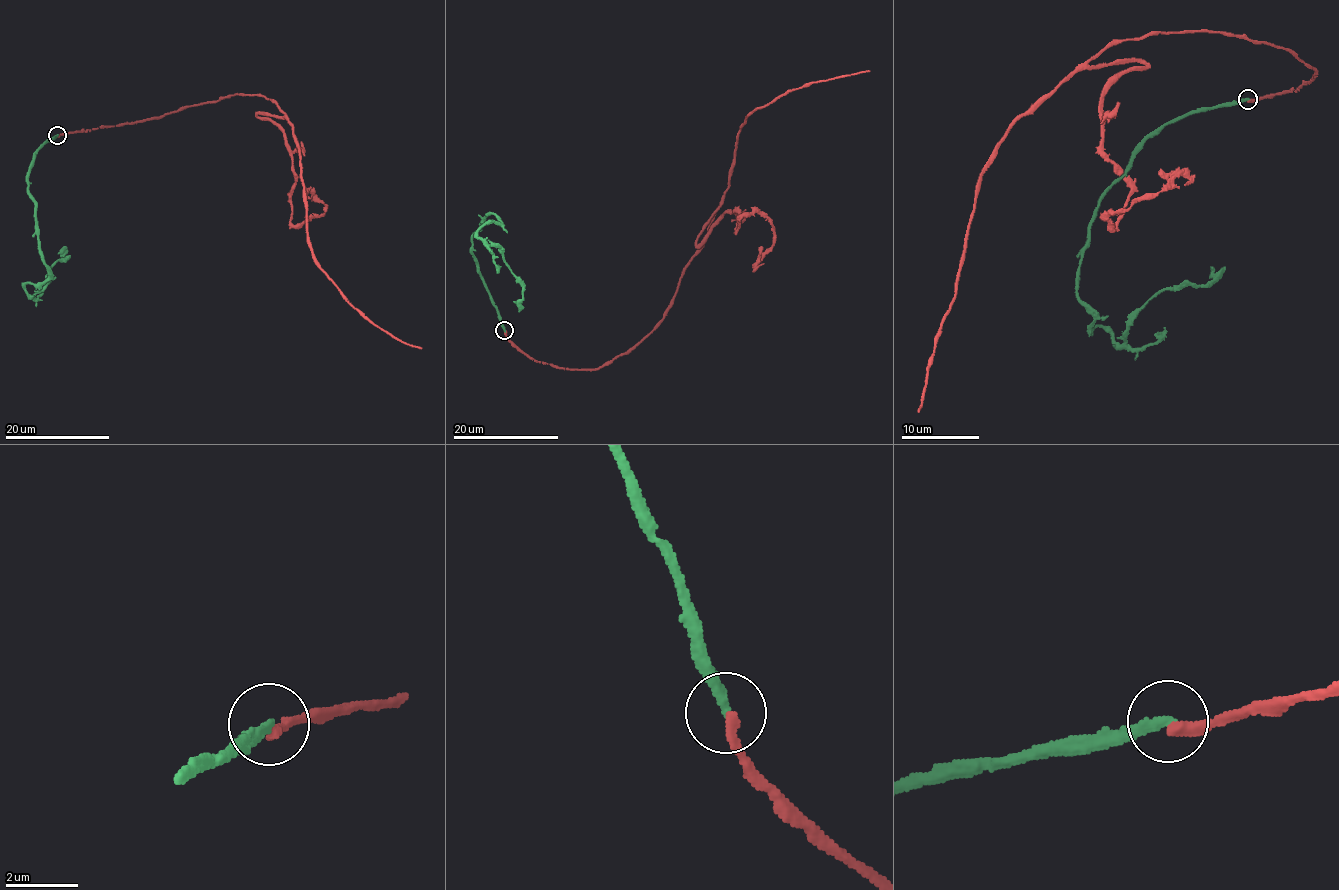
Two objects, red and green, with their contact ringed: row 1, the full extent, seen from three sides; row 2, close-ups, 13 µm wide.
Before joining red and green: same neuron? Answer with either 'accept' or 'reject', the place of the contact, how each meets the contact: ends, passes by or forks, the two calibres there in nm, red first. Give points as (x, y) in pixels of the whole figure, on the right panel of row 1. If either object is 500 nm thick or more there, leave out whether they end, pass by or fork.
reject | (1247, 99) | red ends | green ends | 300/280 nm

